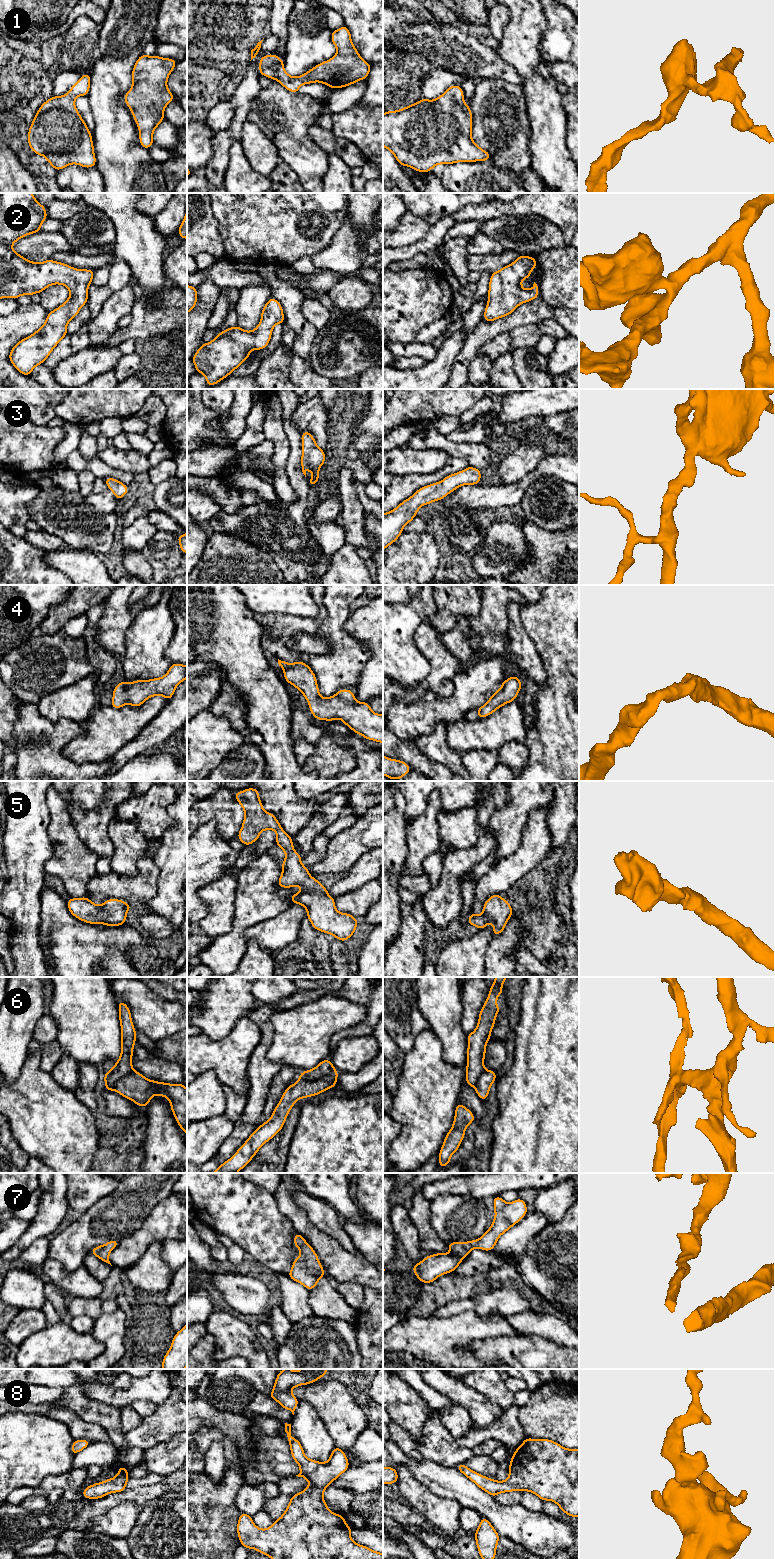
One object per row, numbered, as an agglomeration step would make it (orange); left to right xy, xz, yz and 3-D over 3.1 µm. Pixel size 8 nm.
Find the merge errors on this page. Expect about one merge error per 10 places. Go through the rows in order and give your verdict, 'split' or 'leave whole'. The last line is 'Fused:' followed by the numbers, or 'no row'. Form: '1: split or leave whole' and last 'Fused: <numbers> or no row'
1: leave whole
2: leave whole
3: leave whole
4: leave whole
5: leave whole
6: split
7: leave whole
8: leave whole
Fused: 6

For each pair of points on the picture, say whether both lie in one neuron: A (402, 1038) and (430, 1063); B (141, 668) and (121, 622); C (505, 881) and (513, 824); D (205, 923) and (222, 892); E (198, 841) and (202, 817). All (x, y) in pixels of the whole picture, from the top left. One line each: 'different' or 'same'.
A: different
B: different
C: different
D: same
E: different

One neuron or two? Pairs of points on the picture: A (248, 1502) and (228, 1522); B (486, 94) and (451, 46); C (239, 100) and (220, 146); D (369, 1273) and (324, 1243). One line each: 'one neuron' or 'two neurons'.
A: two neurons
B: two neurons
C: one neuron
D: one neuron

